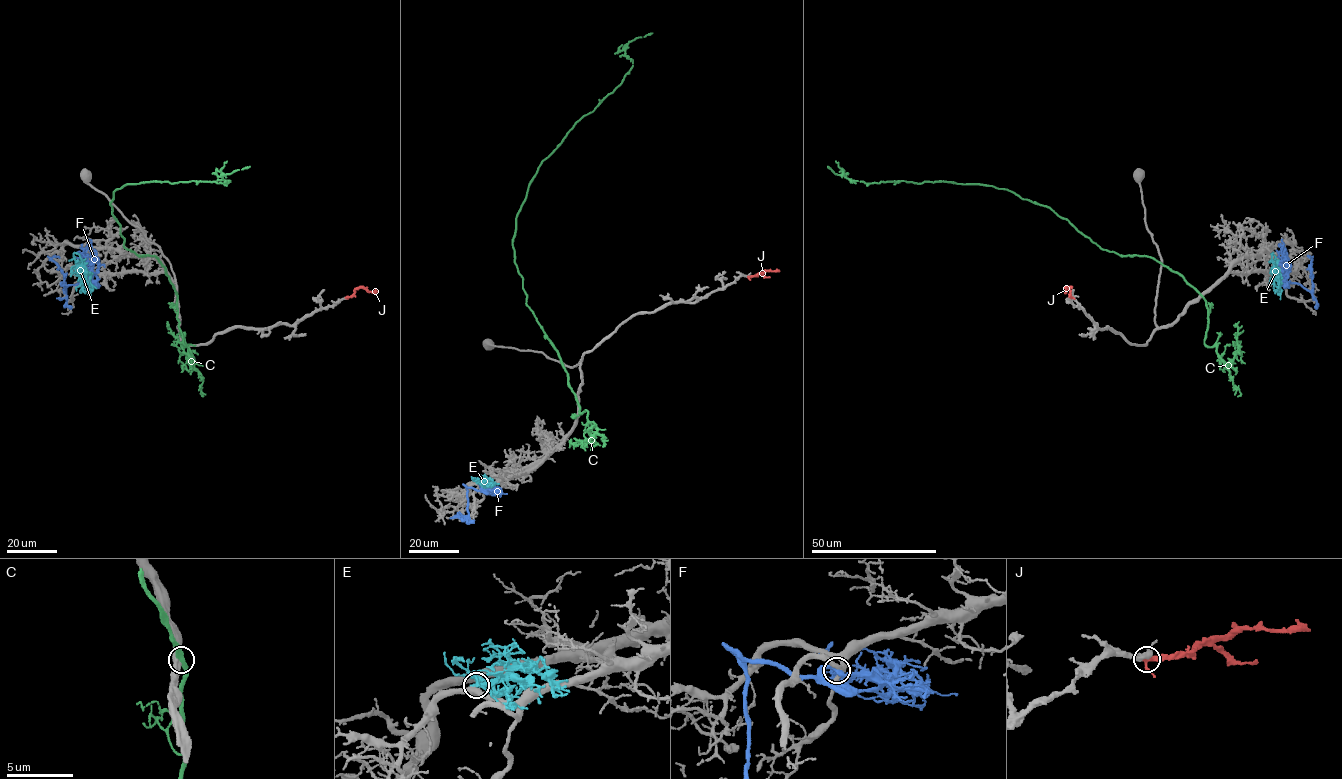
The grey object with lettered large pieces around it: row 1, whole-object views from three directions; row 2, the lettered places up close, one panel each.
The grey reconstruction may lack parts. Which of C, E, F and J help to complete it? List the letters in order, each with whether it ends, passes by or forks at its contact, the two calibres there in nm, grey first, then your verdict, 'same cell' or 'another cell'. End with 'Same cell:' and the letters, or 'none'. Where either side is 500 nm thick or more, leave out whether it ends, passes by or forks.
C: 550 nm thick on the grey side, 320 nm on the other; another cell
E: 550 nm thick on the grey side, 440 nm on the other; another cell
F: it passes by; 320 nm thick on the grey side, 360 nm on the other; another cell
J: it passes by; 360 nm thick on the grey side, 320 nm on the other; same cell
Same cell: J

